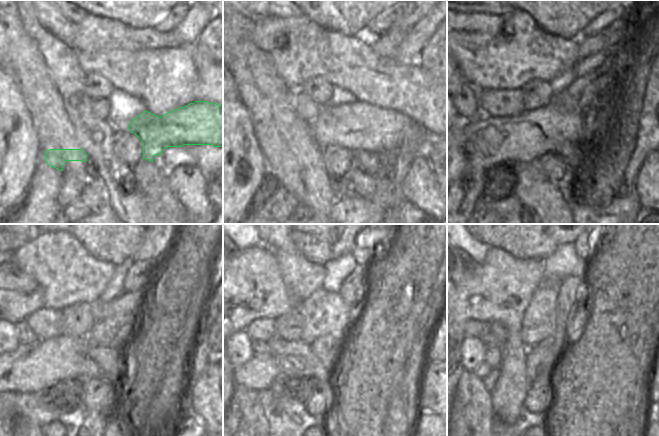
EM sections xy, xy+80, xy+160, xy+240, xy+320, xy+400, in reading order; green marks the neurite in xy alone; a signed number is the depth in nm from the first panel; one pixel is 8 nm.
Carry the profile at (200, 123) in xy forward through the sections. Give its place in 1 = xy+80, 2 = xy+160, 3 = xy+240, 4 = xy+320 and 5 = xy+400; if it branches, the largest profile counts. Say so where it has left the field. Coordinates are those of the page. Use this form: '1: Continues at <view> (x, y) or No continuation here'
1: Continues at xy+80 (358, 125)
2: Continues at xy+160 (558, 127)
3: Continues at xy+240 (19, 367)
4: Continues at xy+320 (244, 374)
5: Continues at xy+400 (482, 371)

